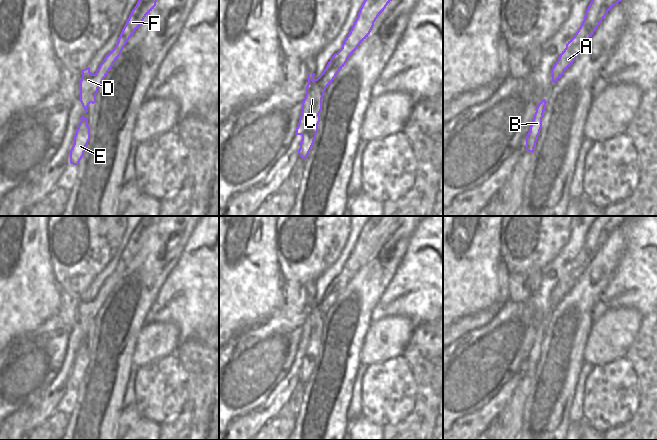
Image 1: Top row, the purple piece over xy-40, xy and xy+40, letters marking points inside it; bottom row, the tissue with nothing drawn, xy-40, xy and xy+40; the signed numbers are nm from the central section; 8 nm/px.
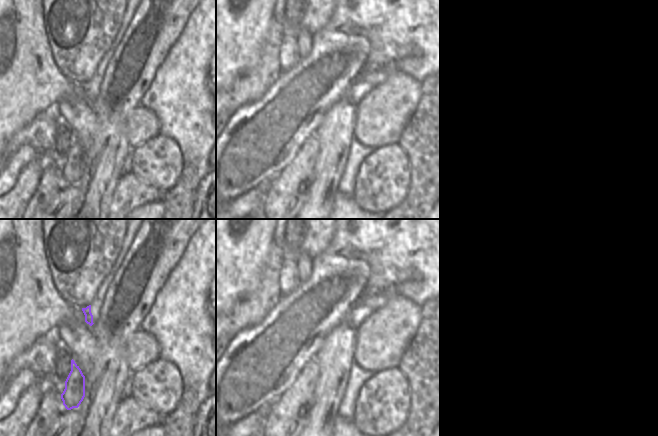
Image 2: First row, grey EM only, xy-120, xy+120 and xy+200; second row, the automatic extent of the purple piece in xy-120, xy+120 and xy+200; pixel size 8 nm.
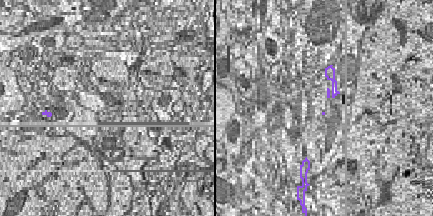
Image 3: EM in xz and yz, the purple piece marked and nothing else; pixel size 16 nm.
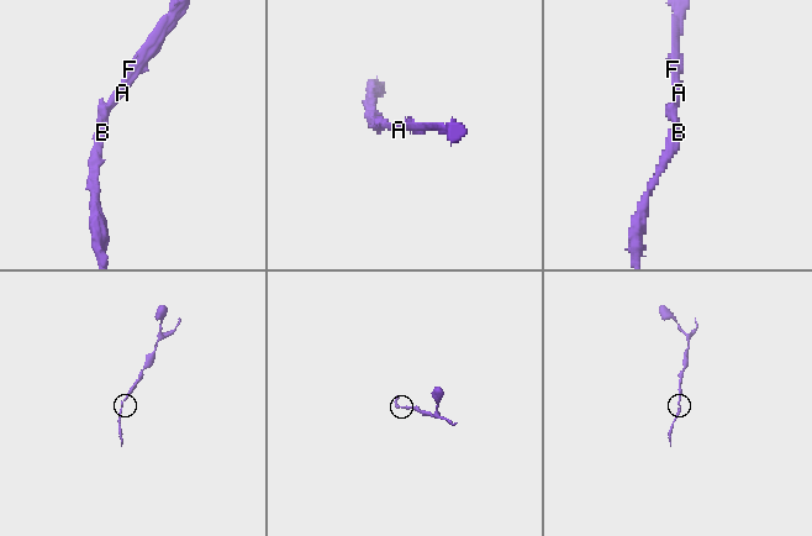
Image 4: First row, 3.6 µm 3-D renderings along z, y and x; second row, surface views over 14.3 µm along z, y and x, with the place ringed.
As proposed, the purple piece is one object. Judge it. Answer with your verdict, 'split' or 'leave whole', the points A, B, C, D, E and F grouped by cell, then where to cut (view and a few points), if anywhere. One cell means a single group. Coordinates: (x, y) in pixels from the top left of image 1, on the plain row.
leave whole | A B C D E F | no cut

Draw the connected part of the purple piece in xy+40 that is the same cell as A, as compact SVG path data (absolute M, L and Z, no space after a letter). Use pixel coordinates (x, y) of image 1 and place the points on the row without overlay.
M629 216L596 217L586 234L586 238L580 252L568 265L566 272L562 275L551 294L553 307L558 305L564 296L572 289L606 238L628 218Z

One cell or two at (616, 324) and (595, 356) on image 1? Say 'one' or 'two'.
one

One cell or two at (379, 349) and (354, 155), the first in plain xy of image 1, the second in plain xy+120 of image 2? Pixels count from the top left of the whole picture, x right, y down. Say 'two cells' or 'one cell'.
two cells

